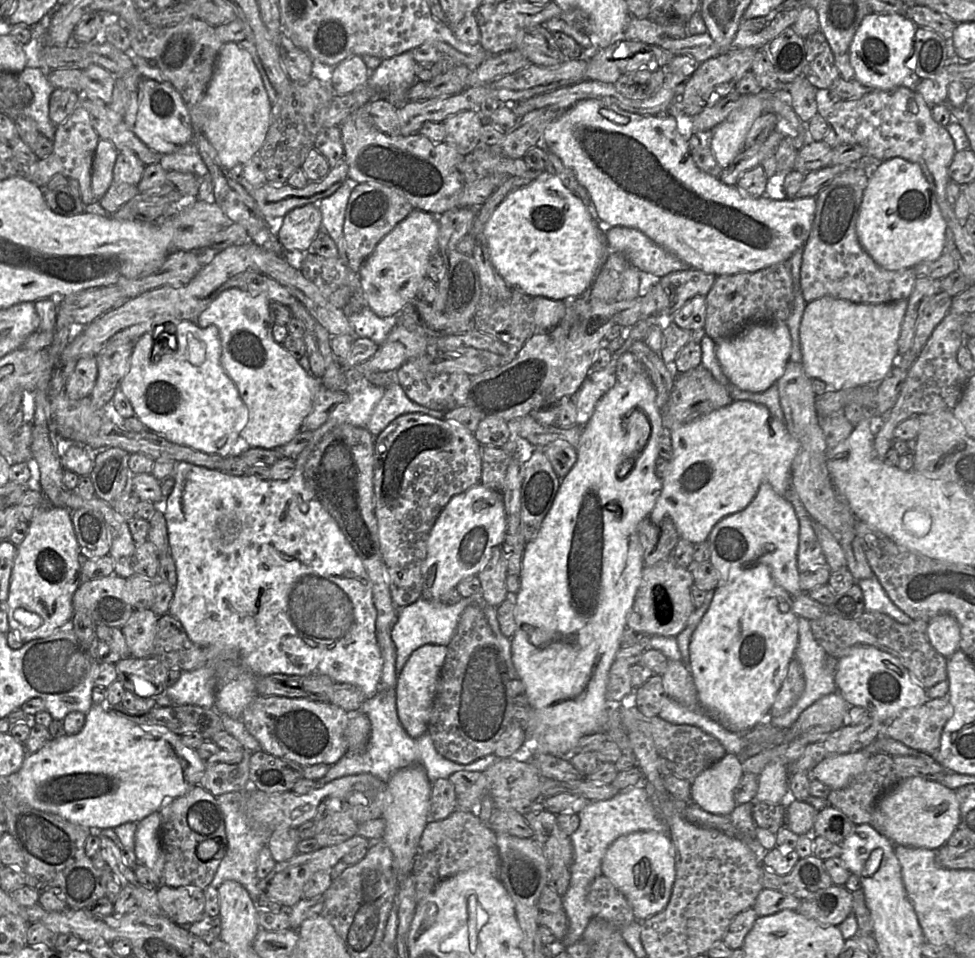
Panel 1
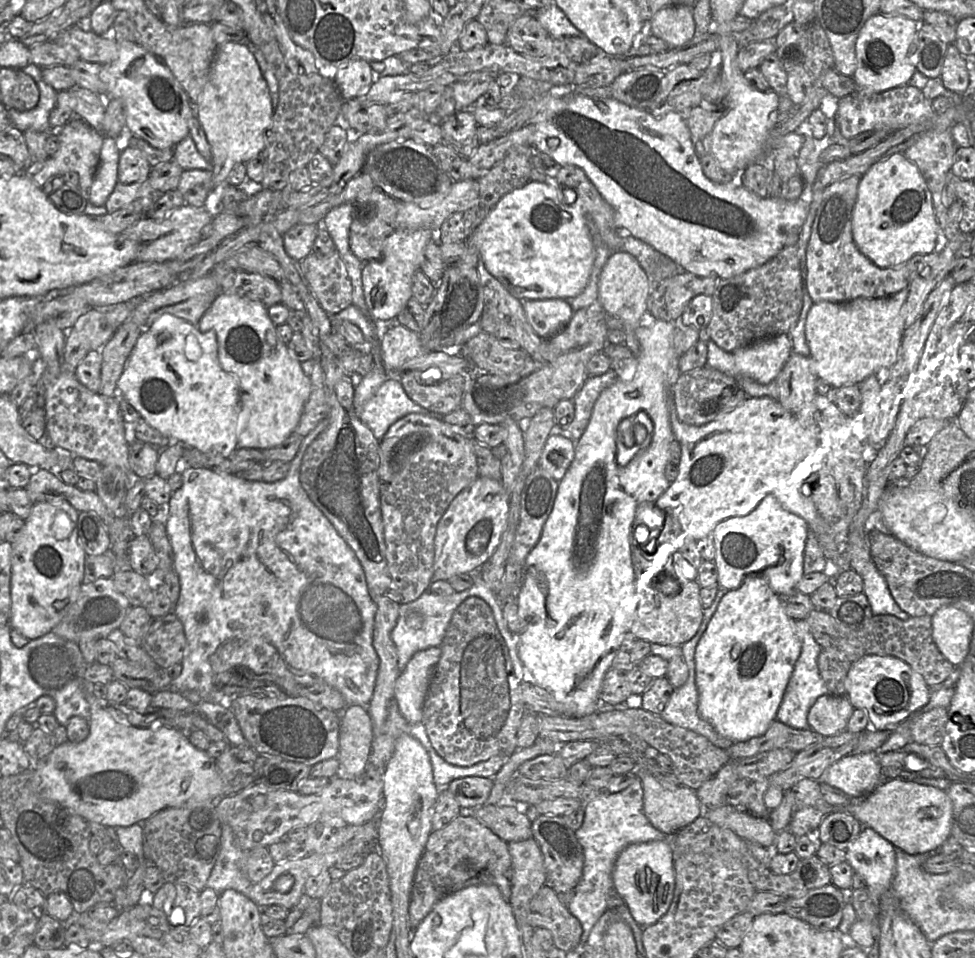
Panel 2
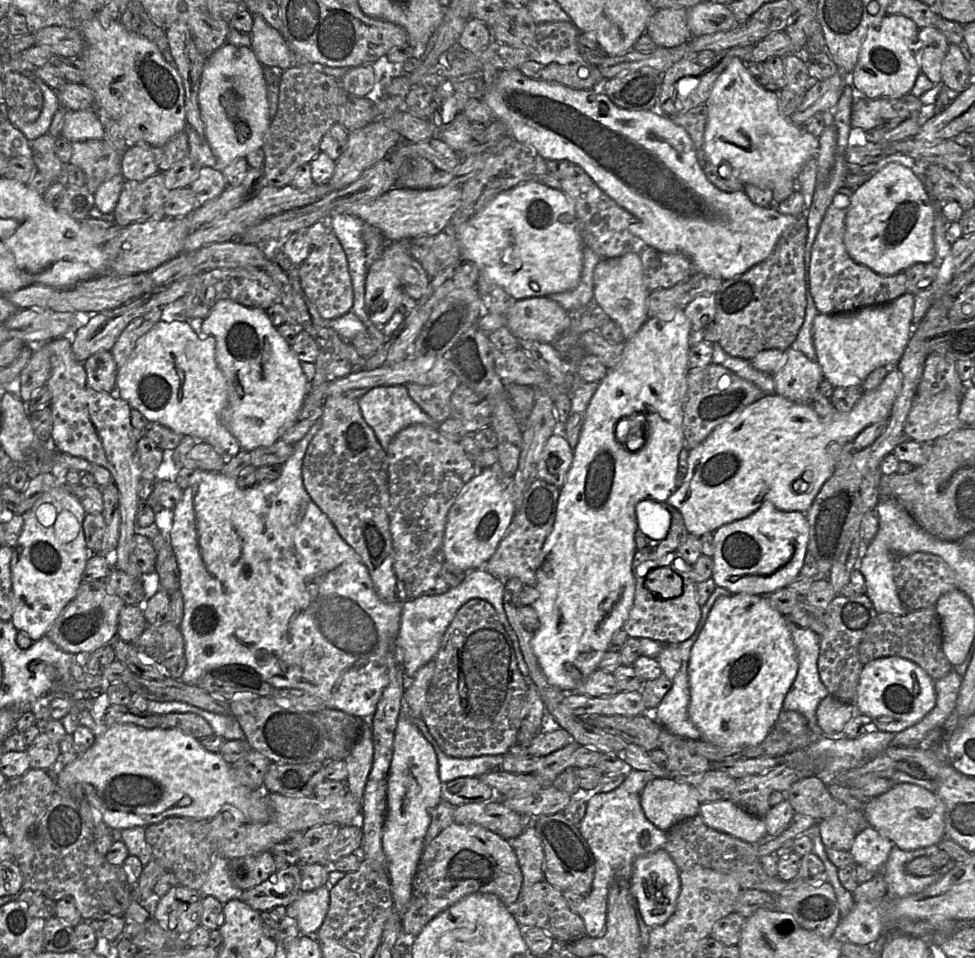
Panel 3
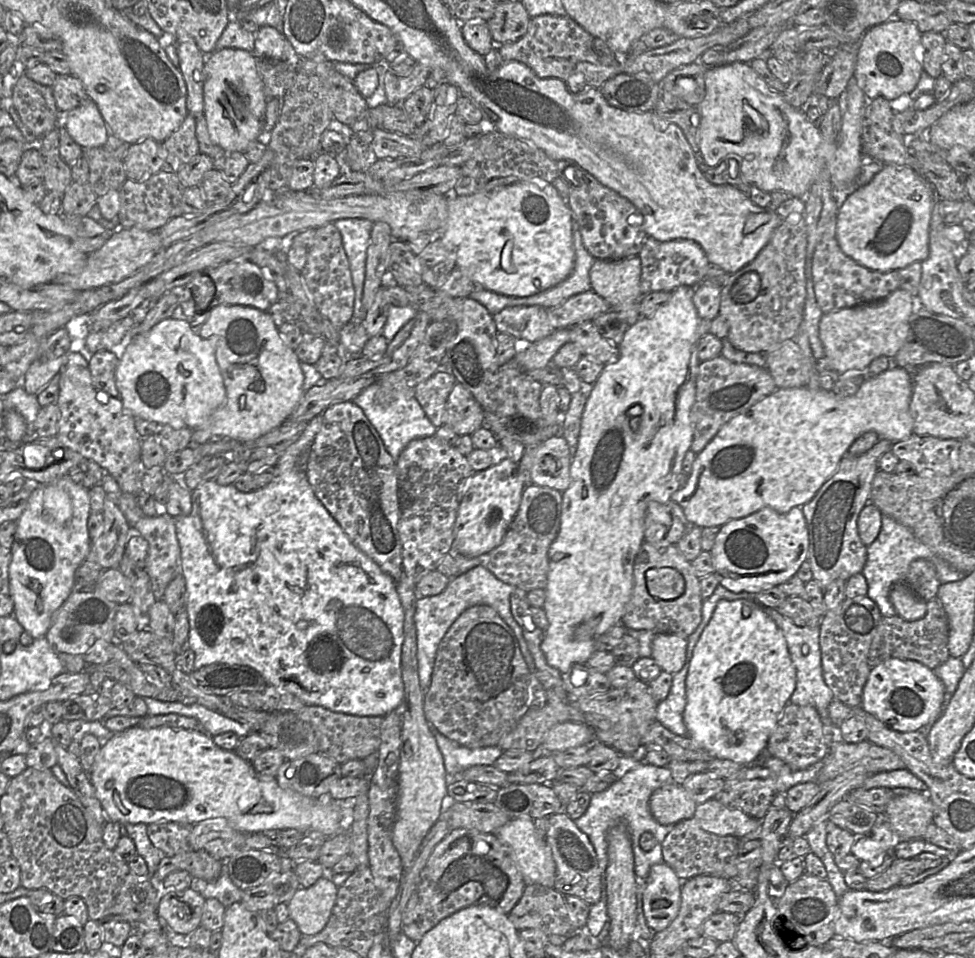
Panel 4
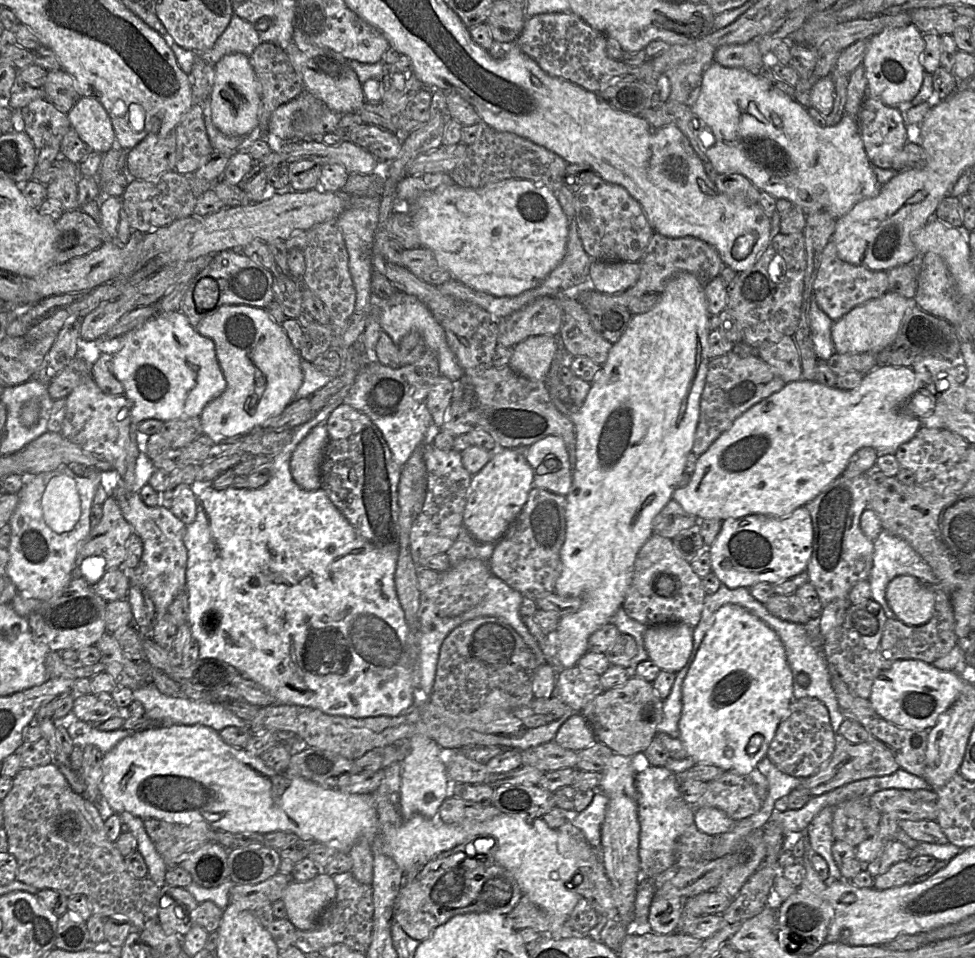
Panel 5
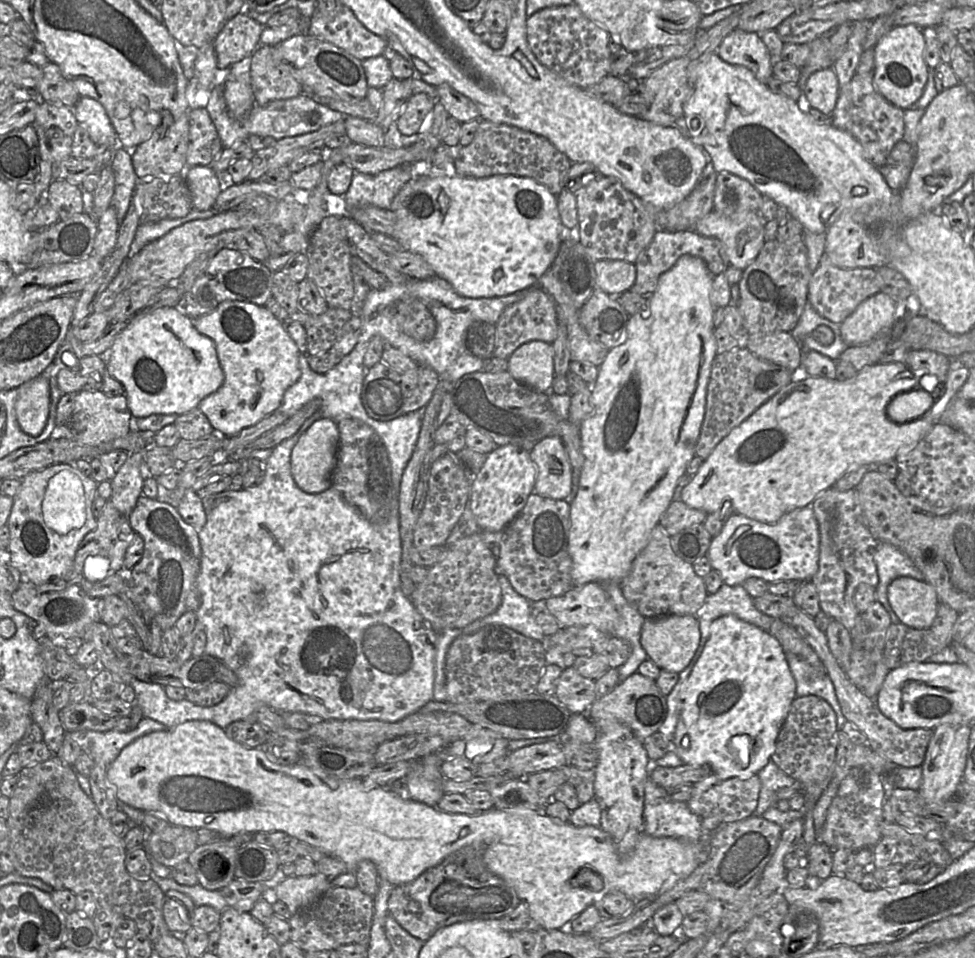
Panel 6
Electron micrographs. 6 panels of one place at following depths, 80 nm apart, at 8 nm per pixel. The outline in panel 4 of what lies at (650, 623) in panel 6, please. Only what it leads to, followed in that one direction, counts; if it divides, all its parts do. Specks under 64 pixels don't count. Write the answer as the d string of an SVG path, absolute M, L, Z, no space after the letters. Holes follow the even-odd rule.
M654 634L651 657L662 671L674 675L684 666L687 641L677 634Z

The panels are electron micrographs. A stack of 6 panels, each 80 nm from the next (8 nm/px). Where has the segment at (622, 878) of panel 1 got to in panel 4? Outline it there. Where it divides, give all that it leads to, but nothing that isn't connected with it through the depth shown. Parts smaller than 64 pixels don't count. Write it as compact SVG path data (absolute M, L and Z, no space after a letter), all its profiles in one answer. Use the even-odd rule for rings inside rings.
M666 863L655 864L645 879L643 912L652 932L666 929L681 905L682 880Z

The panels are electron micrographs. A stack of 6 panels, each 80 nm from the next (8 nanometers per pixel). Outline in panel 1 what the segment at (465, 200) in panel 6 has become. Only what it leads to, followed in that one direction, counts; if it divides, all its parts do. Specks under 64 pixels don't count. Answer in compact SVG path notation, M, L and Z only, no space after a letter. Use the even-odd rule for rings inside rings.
M554 176L509 193L485 224L483 237L492 266L512 290L555 301L578 299L589 289L606 249L605 235L586 206Z

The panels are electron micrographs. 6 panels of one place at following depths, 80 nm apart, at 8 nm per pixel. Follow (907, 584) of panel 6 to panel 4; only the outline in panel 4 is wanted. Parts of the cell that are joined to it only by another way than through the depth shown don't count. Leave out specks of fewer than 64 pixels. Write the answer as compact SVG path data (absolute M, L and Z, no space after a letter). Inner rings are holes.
M903 581L893 585L889 599L896 611L896 615L906 621L919 620L927 612L927 602L918 597Z

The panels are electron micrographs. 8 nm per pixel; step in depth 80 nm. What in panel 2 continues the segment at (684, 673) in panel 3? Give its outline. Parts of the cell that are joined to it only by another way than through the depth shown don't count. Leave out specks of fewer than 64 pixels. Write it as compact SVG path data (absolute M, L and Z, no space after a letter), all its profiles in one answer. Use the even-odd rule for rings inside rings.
M718 588L717 591L718 592L716 593L716 598L714 597L714 602L703 609L703 615L695 634L690 639L679 645L679 648L681 649L681 657L683 658L688 669L688 677L686 682L681 687L673 690L665 707L663 708L659 715L666 722L696 732L706 737L715 746L726 750L731 745L733 745L733 742L721 736L709 722L707 722L705 719L701 717L698 710L698 690L695 683L694 652L696 644L700 636L702 635L703 631L705 630L707 623L709 622L709 619L715 612L720 599L726 592L725 590L721 590L720 588Z

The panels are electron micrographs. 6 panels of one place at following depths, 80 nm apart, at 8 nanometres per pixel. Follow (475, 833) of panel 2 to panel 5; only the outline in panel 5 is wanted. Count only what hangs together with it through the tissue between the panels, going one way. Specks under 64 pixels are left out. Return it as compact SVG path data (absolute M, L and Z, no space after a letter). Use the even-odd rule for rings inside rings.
M481 835L474 836L465 843L437 855L418 872L414 879L405 881L401 886L394 905L394 921L409 937L422 942L432 934L434 929L459 914L470 912L509 914L520 901L523 892L513 875L496 862L496 849L497 842L493 837ZM478 837L493 839L494 844L490 852L481 854L476 851L474 841Z

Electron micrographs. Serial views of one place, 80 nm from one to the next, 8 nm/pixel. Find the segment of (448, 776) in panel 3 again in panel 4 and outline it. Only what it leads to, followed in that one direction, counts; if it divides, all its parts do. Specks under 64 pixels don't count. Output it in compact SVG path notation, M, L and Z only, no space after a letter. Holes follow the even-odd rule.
M431 725L430 730L442 753L445 770L449 777L459 775L472 766L491 766L503 753L498 746L467 748L449 740Z

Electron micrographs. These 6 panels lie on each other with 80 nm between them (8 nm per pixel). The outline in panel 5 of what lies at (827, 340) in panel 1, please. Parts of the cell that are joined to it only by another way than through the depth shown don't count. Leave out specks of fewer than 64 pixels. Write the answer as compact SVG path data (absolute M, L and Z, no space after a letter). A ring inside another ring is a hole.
M889 291L854 307L833 322L831 338L835 352L838 354L880 353L895 341L907 308L908 298Z

